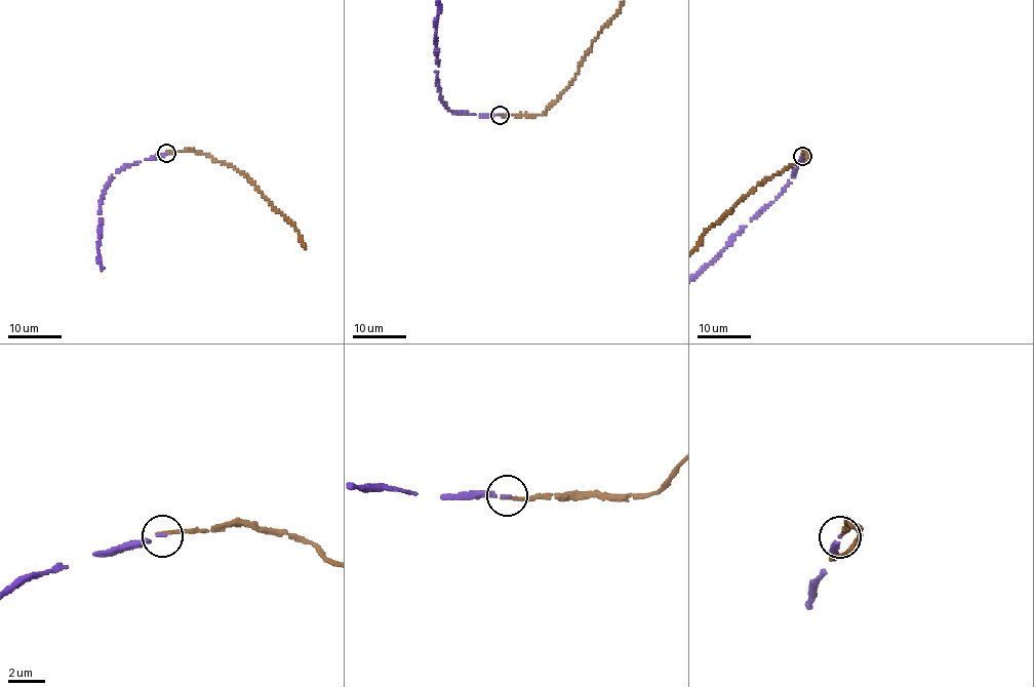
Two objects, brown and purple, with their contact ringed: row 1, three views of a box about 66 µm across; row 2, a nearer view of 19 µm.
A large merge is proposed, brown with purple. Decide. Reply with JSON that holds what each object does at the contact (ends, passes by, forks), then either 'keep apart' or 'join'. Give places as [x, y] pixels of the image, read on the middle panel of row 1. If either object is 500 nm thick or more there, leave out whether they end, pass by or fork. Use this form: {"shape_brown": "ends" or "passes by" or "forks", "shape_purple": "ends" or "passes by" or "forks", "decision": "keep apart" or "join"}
{"shape_brown": "ends", "shape_purple": "ends", "decision": "join"}

